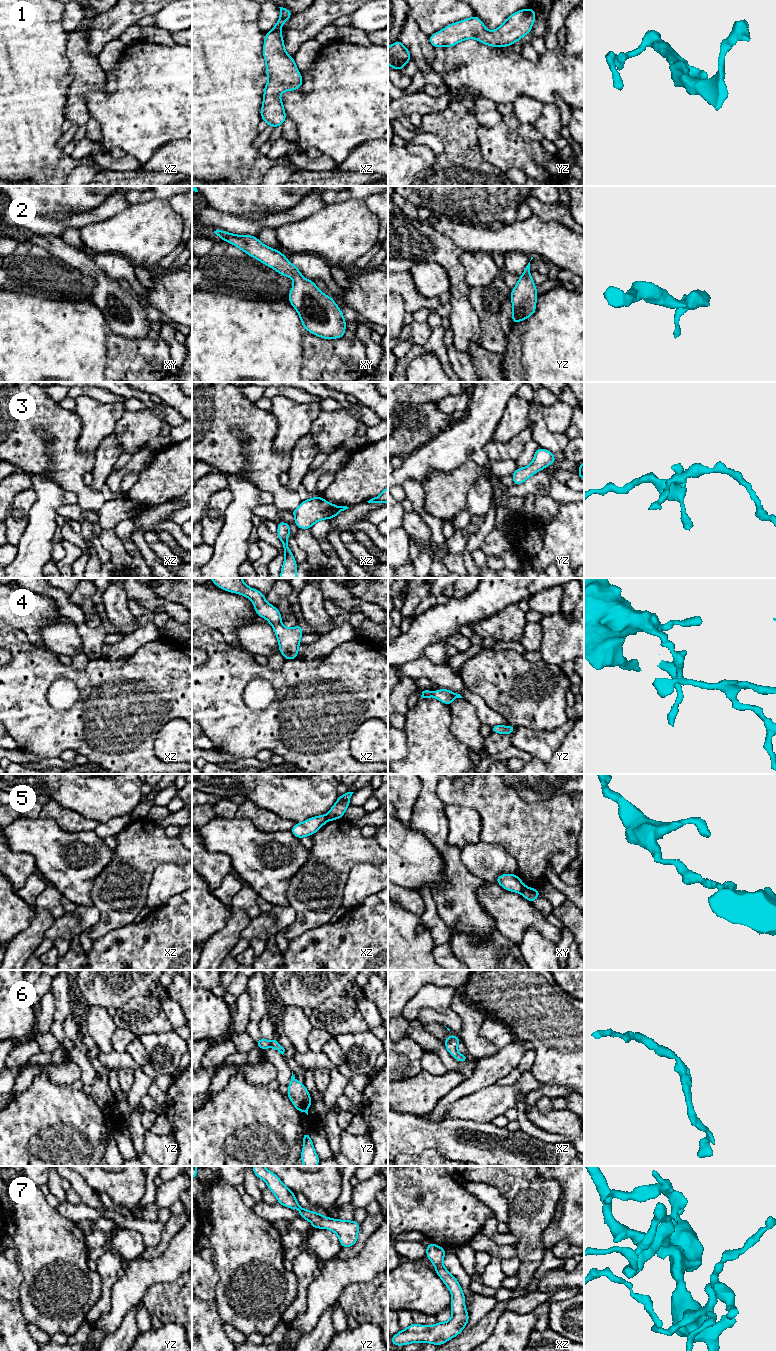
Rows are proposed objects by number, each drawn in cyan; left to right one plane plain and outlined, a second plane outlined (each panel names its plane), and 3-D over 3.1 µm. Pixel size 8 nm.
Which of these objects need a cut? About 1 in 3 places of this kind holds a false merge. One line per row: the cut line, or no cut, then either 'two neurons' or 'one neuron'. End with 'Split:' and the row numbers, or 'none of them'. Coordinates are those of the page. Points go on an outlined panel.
1: cut none; one neuron
2: cut none; one neuron
3: cut none; one neuron
4: cut none; one neuron
5: cut xz (326, 815), (327, 821); two neurons
6: cut none; one neuron
7: cut none; one neuron
Split: 5

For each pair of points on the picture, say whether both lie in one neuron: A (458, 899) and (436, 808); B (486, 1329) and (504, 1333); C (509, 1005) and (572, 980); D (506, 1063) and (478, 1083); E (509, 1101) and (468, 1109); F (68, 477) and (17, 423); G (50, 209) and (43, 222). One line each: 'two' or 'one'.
A: one
B: two
C: two
D: one
E: one
F: one
G: two

